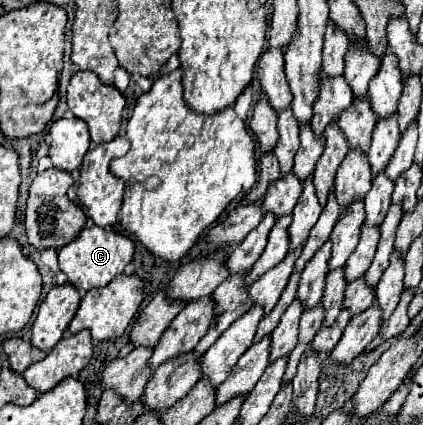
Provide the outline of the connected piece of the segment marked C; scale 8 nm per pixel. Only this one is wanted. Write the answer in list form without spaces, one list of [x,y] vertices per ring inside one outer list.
[[[94,225],[94,227],[84,227],[74,241],[64,245],[58,253],[58,259],[60,259],[60,269],[68,277],[68,283],[72,283],[80,291],[88,291],[92,287],[108,285],[110,279],[114,279],[124,271],[132,255],[134,255],[134,241],[130,237]]]

